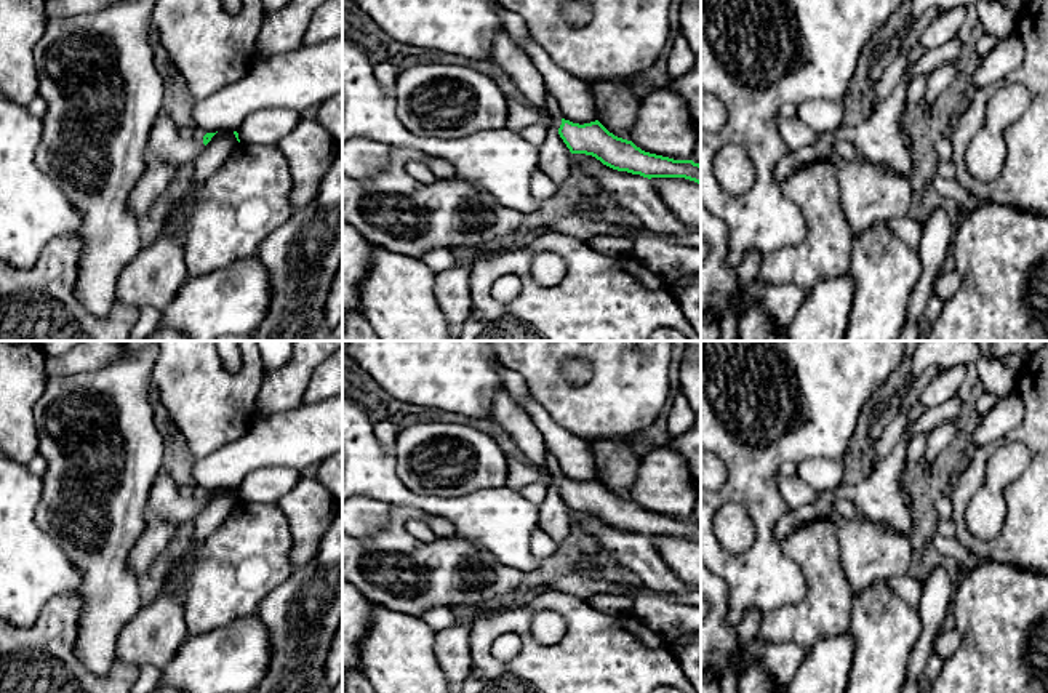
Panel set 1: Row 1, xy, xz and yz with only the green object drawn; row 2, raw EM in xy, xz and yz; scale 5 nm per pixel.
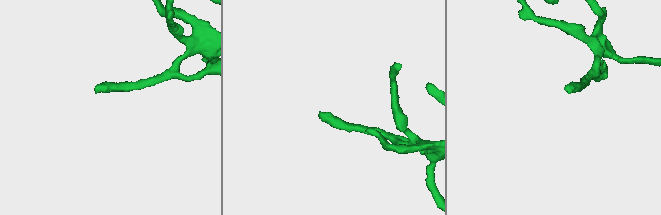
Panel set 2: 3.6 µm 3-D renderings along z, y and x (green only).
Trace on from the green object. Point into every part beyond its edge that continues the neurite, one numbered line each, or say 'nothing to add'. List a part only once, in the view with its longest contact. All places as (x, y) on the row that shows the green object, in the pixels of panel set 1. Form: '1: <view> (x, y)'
1: xz (520, 116)

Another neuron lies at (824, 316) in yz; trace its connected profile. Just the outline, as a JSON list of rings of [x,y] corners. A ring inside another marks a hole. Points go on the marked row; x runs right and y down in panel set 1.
[[[850,274],[819,280],[787,325],[789,341],[843,341],[853,296],[854,280]]]

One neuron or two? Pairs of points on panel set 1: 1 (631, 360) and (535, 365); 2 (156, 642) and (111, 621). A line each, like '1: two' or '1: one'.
1: one
2: two

